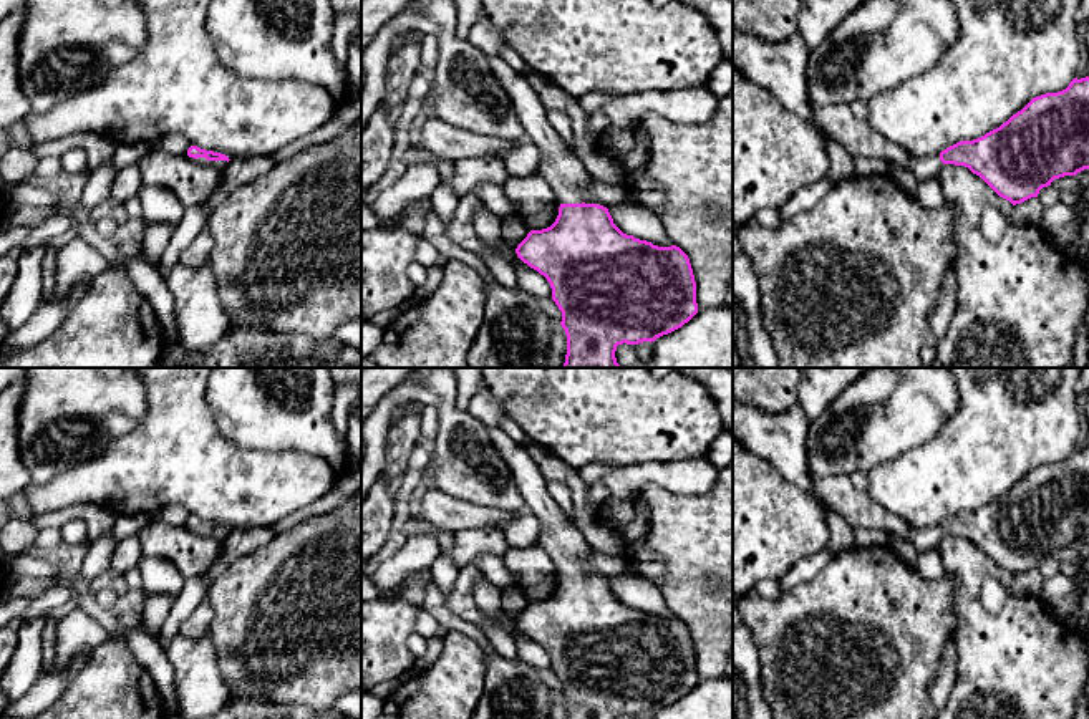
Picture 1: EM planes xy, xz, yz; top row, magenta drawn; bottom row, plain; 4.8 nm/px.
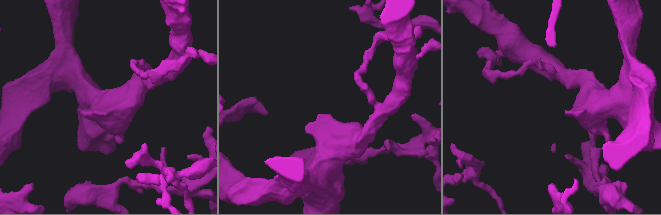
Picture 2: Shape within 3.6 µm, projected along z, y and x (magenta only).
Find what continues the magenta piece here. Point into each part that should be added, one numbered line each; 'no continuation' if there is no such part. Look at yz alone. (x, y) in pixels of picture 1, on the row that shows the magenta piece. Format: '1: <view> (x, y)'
1: yz (922, 168)

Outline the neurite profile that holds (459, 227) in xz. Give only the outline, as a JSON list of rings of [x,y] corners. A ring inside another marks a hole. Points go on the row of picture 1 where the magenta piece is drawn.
[[[474,192],[459,197],[456,212],[443,222],[448,237],[461,249],[479,257],[496,253],[501,258],[509,260],[515,249],[512,249],[507,242],[502,240],[494,247],[477,237],[474,230],[474,217],[479,207],[482,207],[482,200]]]

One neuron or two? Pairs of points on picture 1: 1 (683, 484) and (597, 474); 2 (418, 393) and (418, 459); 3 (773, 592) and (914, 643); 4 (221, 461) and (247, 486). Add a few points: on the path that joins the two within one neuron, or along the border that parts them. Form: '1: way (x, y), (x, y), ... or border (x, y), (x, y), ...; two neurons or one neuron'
1: way (662, 474), (619, 474); one neuron
2: border (430, 453), (431, 461); two neurons
3: border (751, 592), (766, 598), (778, 598), (783, 593); two neurons
4: way (227, 468), (241, 481); one neuron

